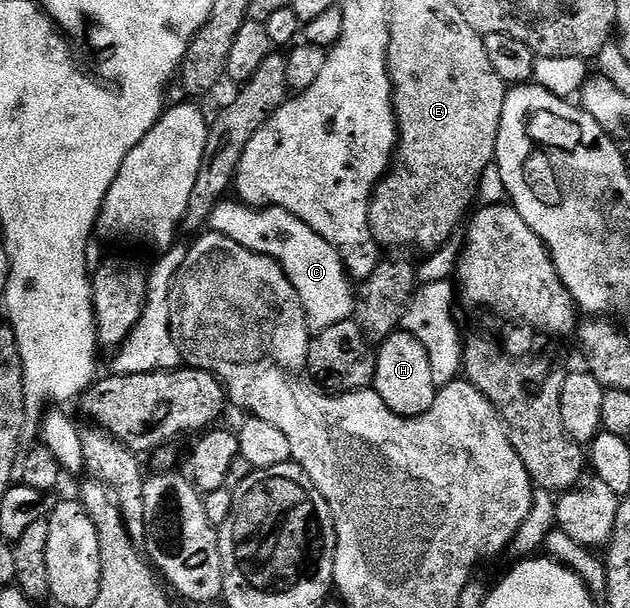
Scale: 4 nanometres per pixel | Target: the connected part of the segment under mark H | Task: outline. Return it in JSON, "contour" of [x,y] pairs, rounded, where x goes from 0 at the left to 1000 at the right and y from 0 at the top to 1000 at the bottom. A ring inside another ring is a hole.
{"contour":[[[633,544],[598,569],[597,586],[600,595],[590,638],[616,671],[637,686],[665,686],[678,679],[689,661],[692,635],[686,630],[679,577],[673,577],[668,564],[652,548]]]}

